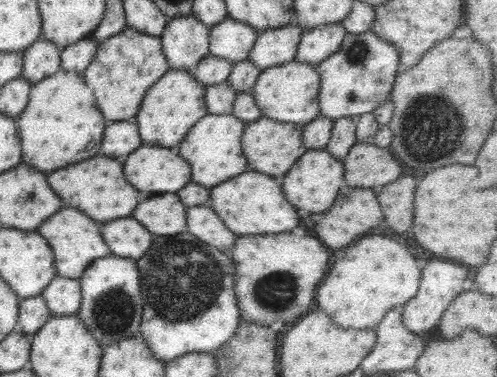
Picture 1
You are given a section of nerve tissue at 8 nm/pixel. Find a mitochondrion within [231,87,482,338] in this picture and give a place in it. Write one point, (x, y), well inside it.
(417, 138)

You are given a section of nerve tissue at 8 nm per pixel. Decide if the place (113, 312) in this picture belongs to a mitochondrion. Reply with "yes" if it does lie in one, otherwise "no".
yes

